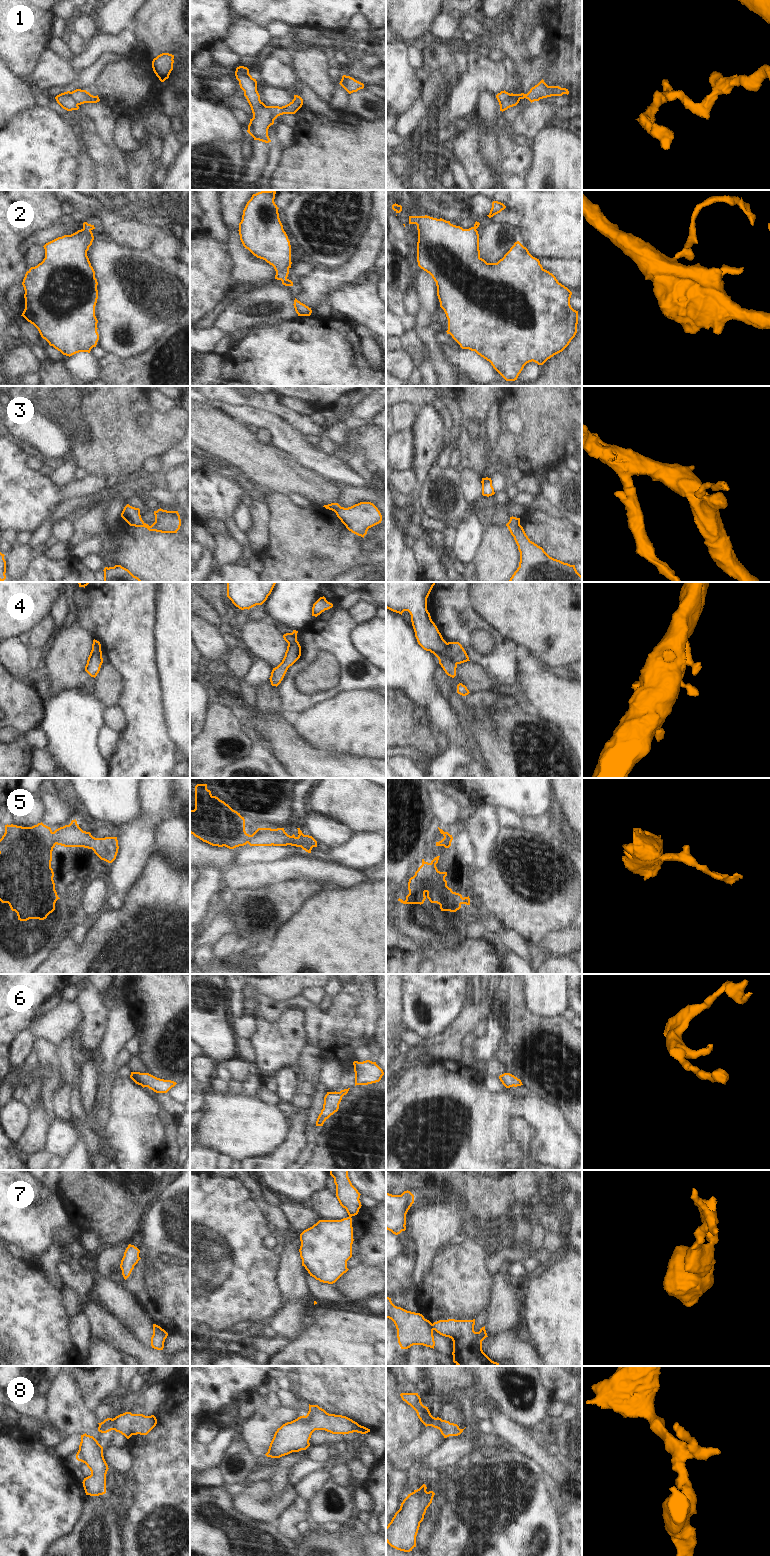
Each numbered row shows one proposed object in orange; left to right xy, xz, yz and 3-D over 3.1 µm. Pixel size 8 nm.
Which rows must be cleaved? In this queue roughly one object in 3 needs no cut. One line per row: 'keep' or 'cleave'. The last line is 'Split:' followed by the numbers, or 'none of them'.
1: cleave
2: keep
3: cleave
4: cleave
5: cleave
6: keep
7: cleave
8: keep
Split: 1, 3, 4, 5, 7

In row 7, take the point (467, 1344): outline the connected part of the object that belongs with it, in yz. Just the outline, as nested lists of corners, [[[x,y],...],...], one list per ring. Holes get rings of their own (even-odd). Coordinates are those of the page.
[[[475,1319],[473,1320],[439,1320],[433,1324],[434,1330],[442,1336],[449,1337],[453,1341],[453,1362],[457,1366],[499,1366],[492,1361],[482,1350],[482,1341],[488,1337],[485,1326],[479,1332],[474,1331]]]

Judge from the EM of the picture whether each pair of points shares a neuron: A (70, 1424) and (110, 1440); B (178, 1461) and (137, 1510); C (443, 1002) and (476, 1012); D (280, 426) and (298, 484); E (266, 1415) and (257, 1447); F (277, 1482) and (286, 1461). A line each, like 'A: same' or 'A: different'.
A: same
B: same
C: different
D: different
E: same
F: same

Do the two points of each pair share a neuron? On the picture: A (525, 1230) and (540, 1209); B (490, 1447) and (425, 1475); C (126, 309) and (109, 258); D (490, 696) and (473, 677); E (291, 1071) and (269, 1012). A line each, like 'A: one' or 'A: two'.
A: one
B: two
C: one
D: two
E: two

